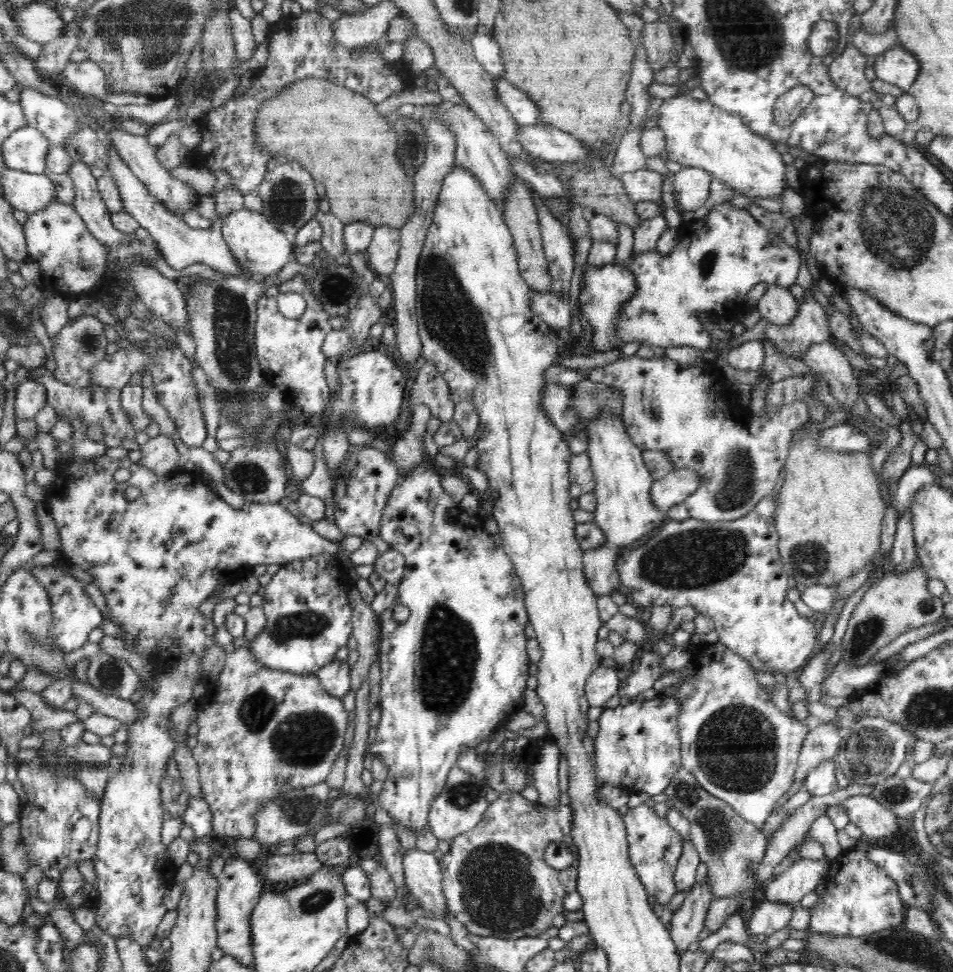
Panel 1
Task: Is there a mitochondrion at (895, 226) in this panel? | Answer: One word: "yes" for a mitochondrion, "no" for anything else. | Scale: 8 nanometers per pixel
yes

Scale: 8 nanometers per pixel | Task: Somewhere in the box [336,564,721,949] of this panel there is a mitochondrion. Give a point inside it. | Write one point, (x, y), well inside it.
(500, 892)

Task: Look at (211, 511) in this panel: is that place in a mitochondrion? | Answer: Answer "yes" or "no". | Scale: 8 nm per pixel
no

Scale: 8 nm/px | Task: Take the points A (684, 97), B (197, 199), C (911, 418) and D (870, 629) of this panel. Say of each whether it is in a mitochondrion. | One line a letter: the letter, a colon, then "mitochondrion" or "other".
A: other
B: other
C: other
D: mitochondrion

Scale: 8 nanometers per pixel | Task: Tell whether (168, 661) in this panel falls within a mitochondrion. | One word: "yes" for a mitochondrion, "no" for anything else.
no

